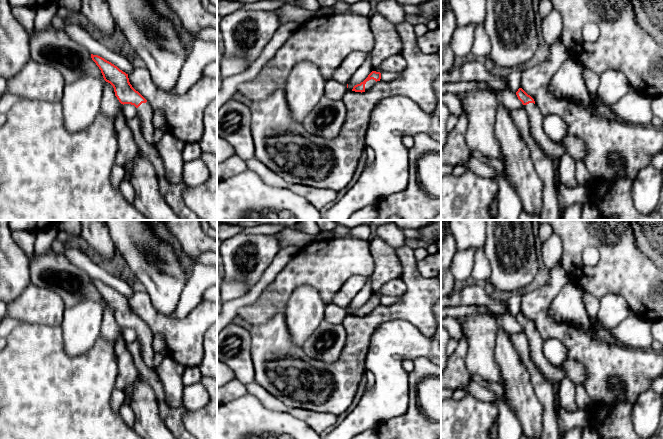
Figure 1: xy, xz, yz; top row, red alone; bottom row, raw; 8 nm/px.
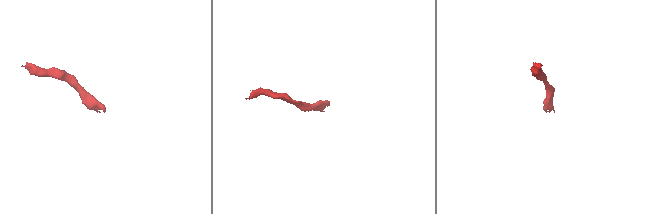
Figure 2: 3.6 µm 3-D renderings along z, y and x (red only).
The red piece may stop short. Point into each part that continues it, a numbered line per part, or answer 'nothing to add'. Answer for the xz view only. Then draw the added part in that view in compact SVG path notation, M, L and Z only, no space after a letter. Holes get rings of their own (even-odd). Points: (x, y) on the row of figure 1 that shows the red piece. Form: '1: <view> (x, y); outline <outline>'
1: xz (369, 84); outline M373 79L367 81L365 84L365 91L368 91L370 88L372 88L377 82Z

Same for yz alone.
1: yz (554, 150); outline M534 103L523 106L529 119L530 133L541 150L554 162L566 154L565 147L559 142L552 141L542 129L543 117L538 107Z

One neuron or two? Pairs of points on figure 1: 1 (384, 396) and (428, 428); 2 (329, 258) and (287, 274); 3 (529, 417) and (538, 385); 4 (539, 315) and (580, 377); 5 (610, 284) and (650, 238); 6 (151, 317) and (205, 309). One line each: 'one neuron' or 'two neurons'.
1: two neurons
2: one neuron
3: two neurons
4: two neurons
5: two neurons
6: one neuron

